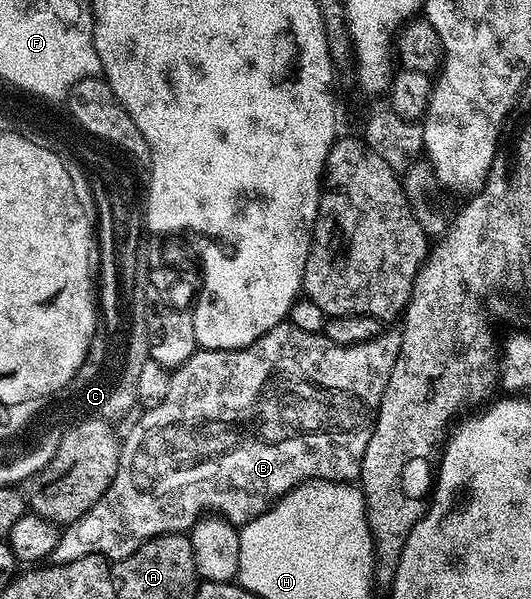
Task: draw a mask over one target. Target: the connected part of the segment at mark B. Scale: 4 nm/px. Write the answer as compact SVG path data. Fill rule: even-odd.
M285 321L280 323L274 329L270 329L262 337L258 337L258 341L251 343L249 347L243 347L237 351L225 351L219 357L213 358L216 359L212 363L212 367L208 367L204 371L204 380L200 383L200 363L199 358L193 357L188 360L187 363L182 367L175 368L171 372L171 383L169 385L169 391L166 393L163 405L160 405L151 412L152 415L152 427L148 427L147 418L140 418L136 424L134 424L130 430L127 432L127 437L123 440L122 450L120 452L120 468L116 474L116 480L112 482L111 494L116 495L116 499L120 503L124 503L129 499L132 504L129 507L104 507L105 505L97 505L91 507L84 516L81 517L76 523L67 524L66 529L61 530L60 540L58 545L54 549L51 560L56 563L69 563L70 561L76 561L81 557L86 557L90 555L103 555L106 559L116 562L126 558L130 553L134 553L134 549L138 549L145 540L152 539L157 535L167 535L169 532L187 532L195 523L196 520L201 518L205 513L219 513L224 516L225 519L235 520L236 516L236 495L248 495L248 499L244 499L240 503L240 507L244 511L252 510L252 513L261 512L268 510L276 500L282 498L288 491L293 491L295 487L300 483L306 483L313 479L331 479L333 483L347 483L349 481L356 481L360 478L360 466L362 465L362 457L366 453L366 445L370 445L370 437L374 433L374 425L376 424L376 414L378 409L382 405L382 393L386 393L386 381L390 381L390 373L394 369L394 361L398 361L400 356L400 346L402 345L402 337L400 336L400 331L394 329L394 331L388 331L388 329L381 330L379 335L373 336L372 339L362 341L361 343L354 343L352 345L338 345L334 341L330 341L324 336L323 333L316 334L314 332L307 332L305 329L296 328L292 322Z

